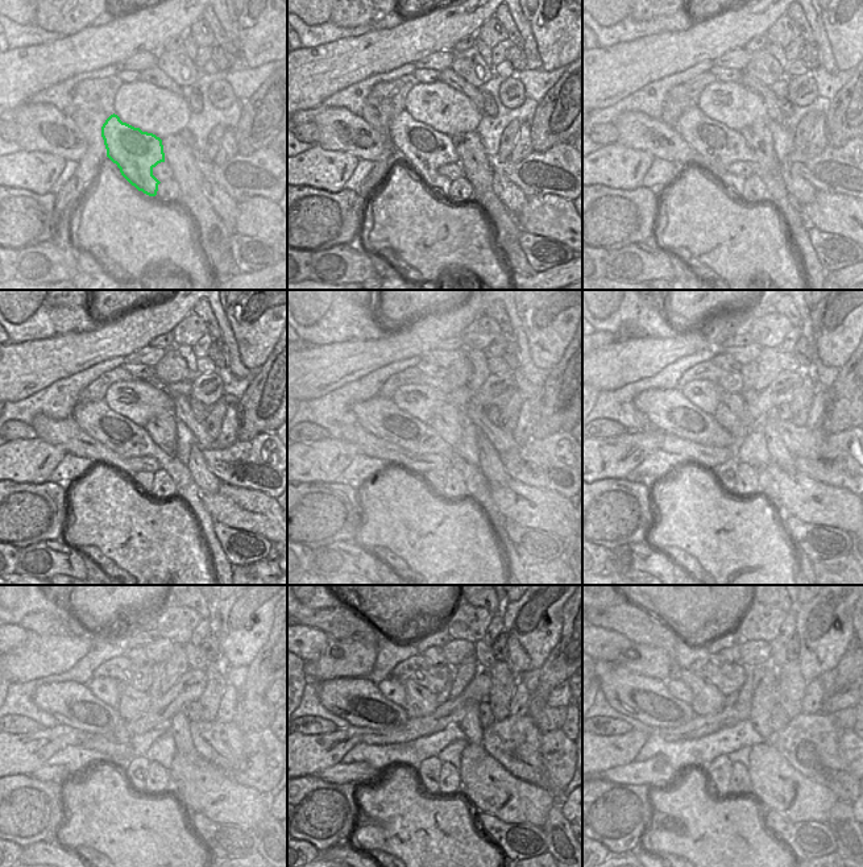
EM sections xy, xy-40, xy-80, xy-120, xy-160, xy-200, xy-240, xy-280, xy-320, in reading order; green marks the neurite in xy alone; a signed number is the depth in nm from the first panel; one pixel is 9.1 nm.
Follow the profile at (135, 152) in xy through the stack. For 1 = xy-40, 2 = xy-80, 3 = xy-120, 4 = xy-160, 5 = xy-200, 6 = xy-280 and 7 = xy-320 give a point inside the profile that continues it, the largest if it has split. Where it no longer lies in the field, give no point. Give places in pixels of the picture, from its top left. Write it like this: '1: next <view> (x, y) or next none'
1: next xy-40 (419, 145)
2: next xy-80 (716, 142)
3: next xy-120 (123, 436)
4: next xy-160 (378, 415)
5: next xy-200 (667, 410)
6: next xy-280 (359, 701)
7: next xy-320 (647, 700)

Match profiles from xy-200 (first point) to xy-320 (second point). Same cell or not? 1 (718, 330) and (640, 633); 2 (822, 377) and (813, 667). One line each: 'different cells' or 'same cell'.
1: different cells
2: different cells

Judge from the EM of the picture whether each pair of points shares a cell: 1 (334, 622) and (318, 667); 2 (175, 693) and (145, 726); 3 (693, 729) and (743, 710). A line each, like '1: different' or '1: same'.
1: different
2: same
3: same

